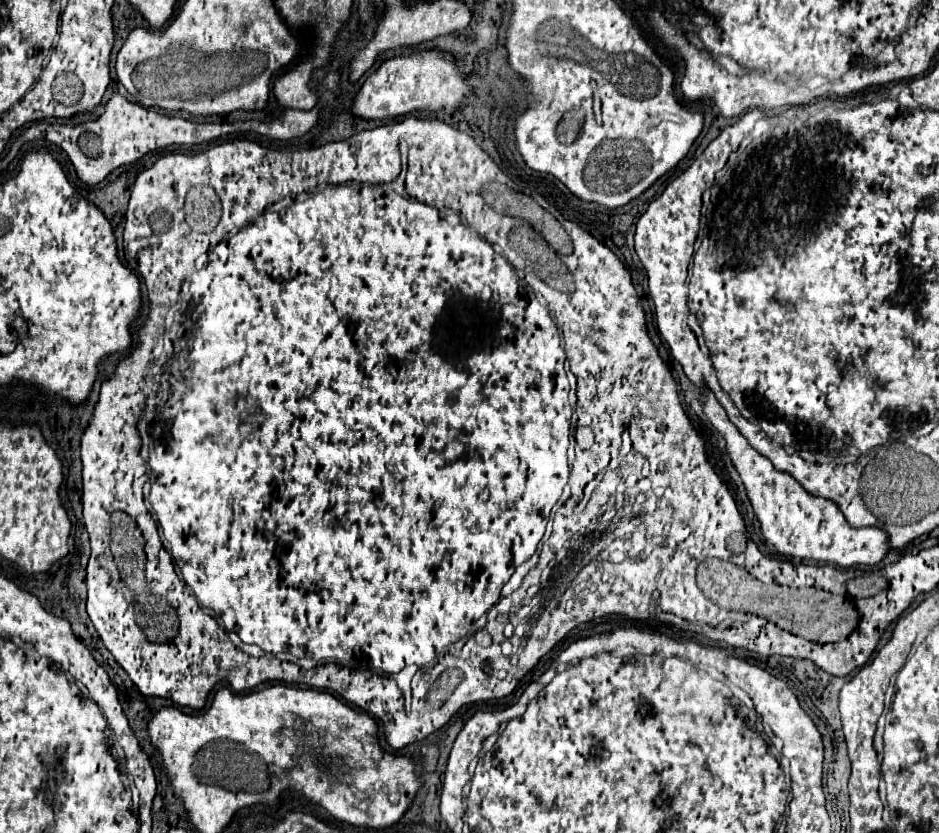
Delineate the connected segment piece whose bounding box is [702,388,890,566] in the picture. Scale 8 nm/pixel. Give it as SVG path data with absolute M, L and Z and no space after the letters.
M708 388L702 390L702 408L716 426L716 430L724 436L726 440L726 452L734 462L734 468L738 470L748 498L752 502L754 514L760 522L764 538L780 552L792 558L800 560L814 560L814 562L828 562L836 566L854 566L854 564L864 564L864 566L876 566L890 550L888 544L888 534L876 526L870 528L852 528L844 514L840 512L838 504L828 500L828 498L818 498L808 494L796 478L792 478L788 472L776 470L772 462L756 452L748 440L740 434L740 430L728 420L724 408L720 402L712 396Z

